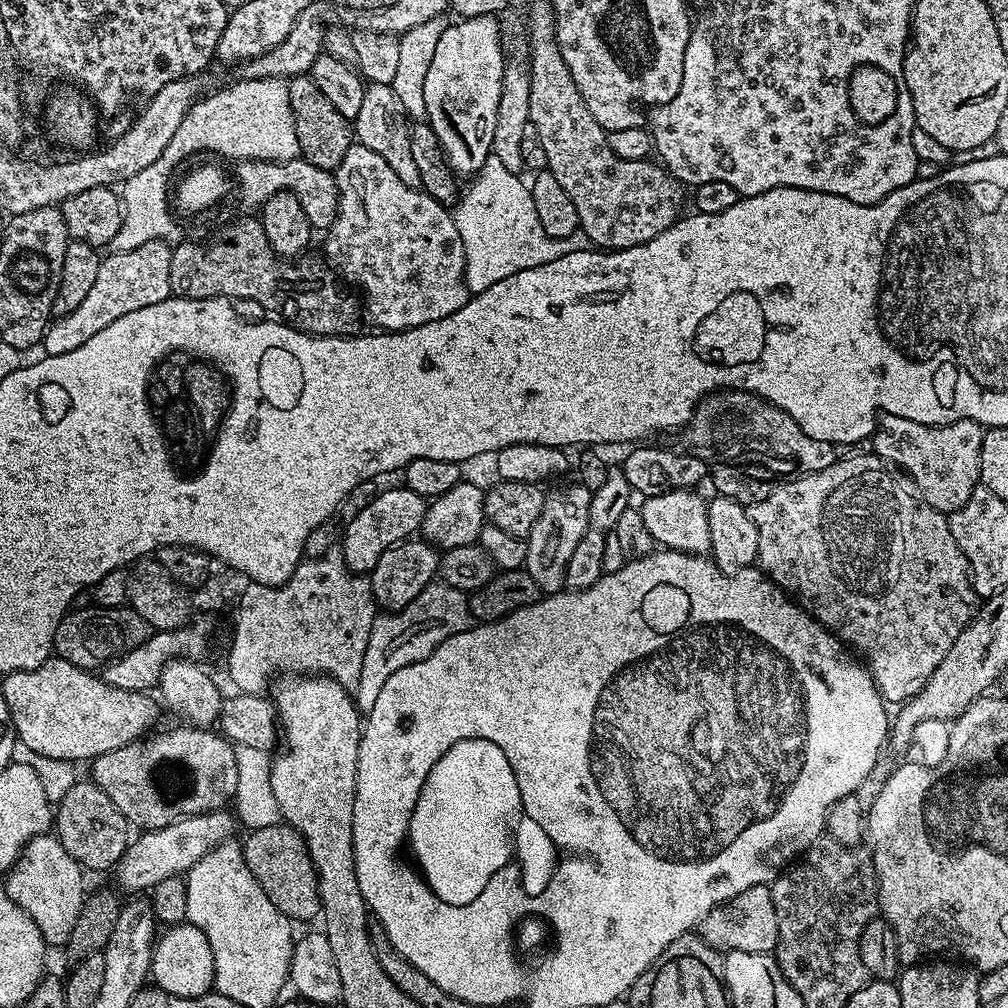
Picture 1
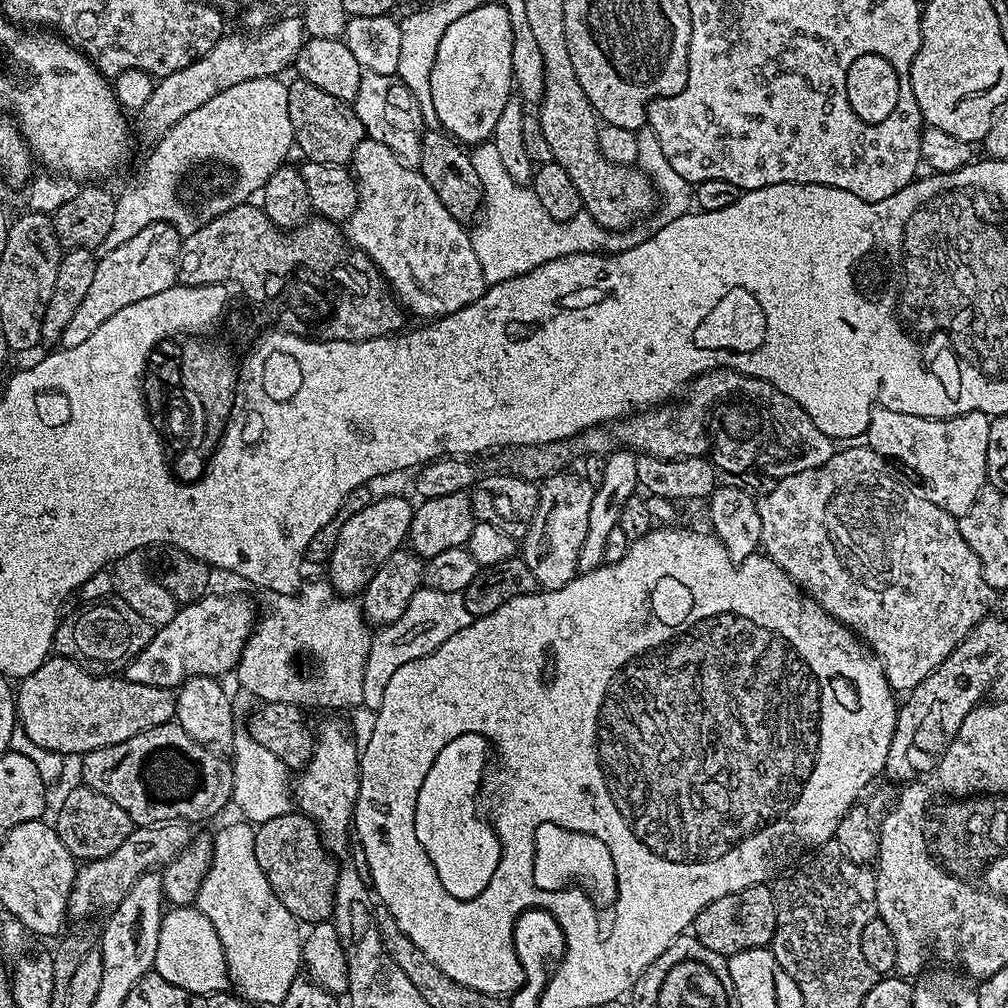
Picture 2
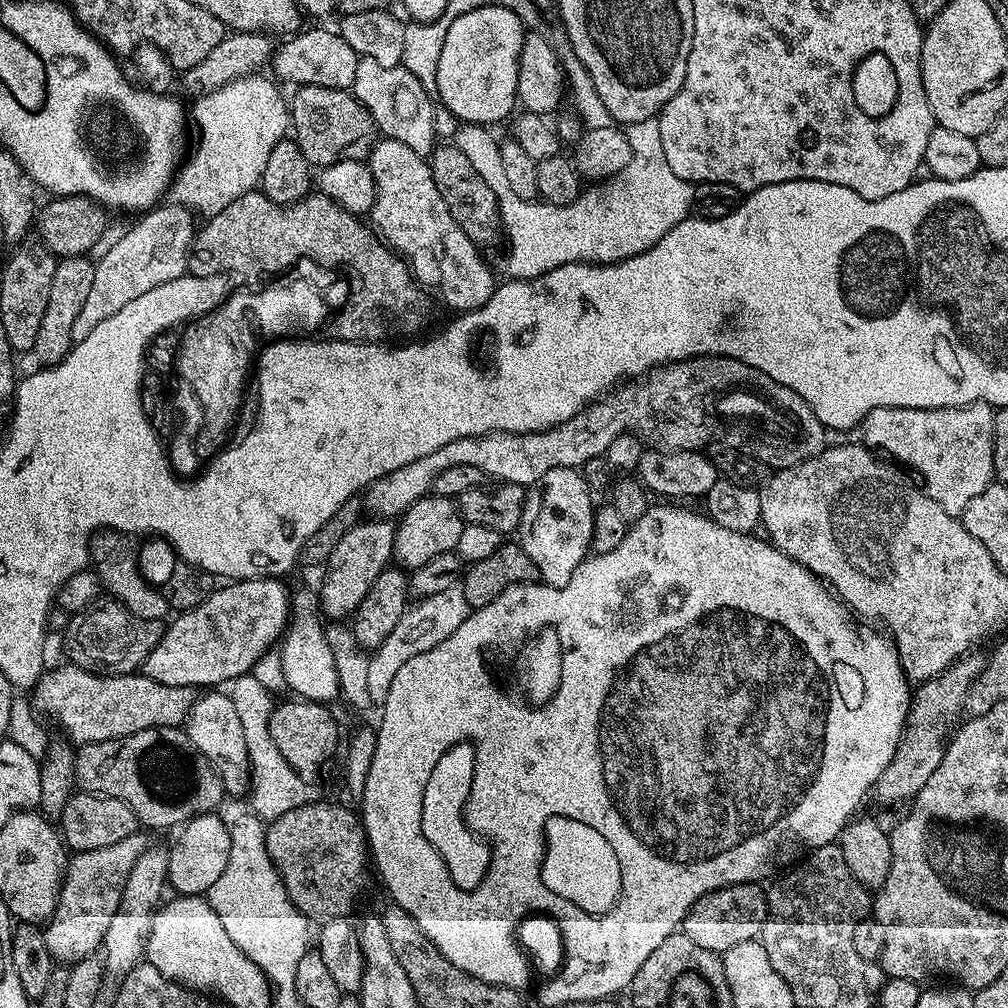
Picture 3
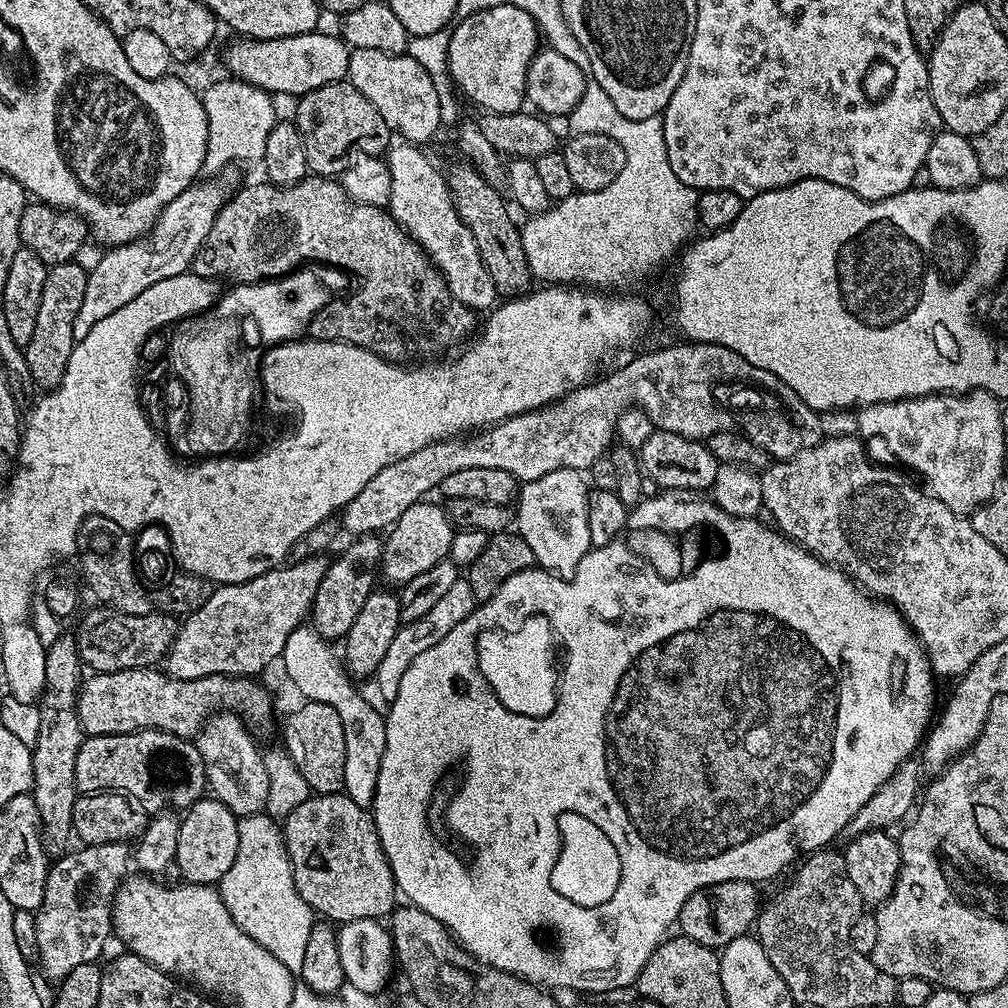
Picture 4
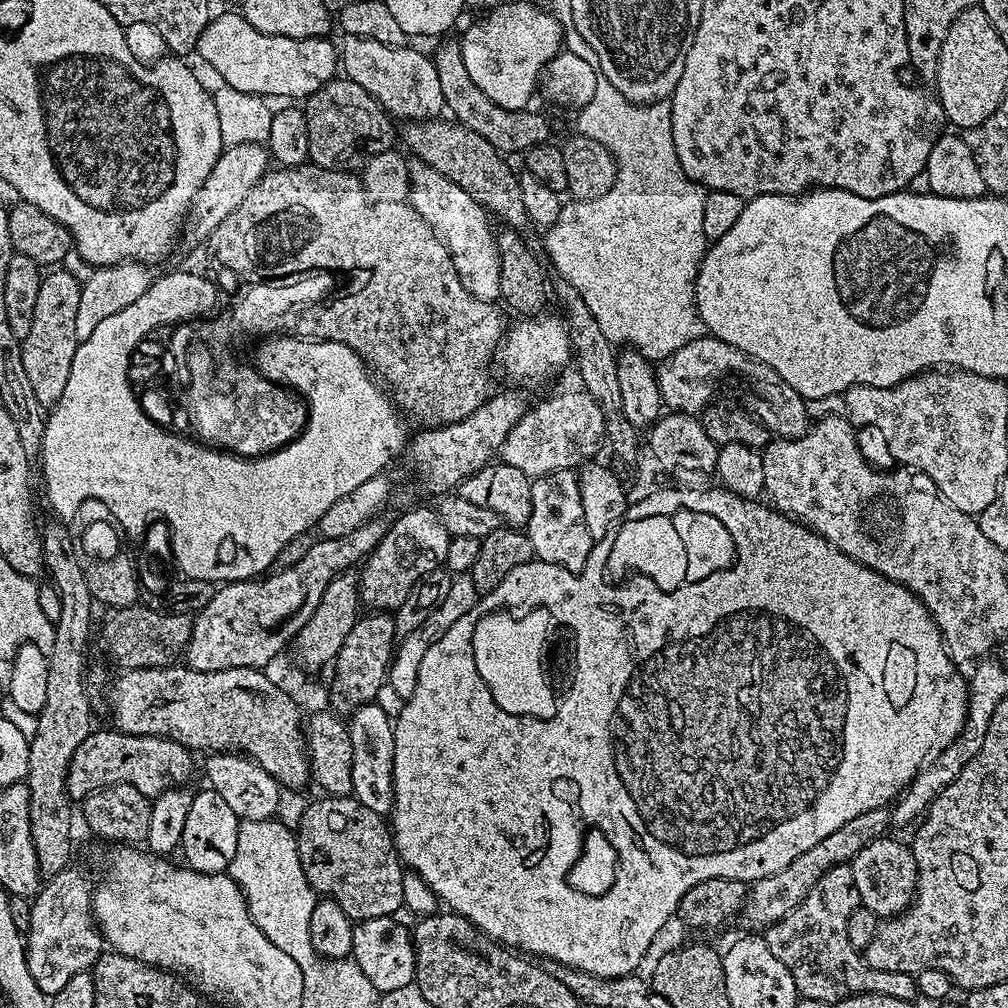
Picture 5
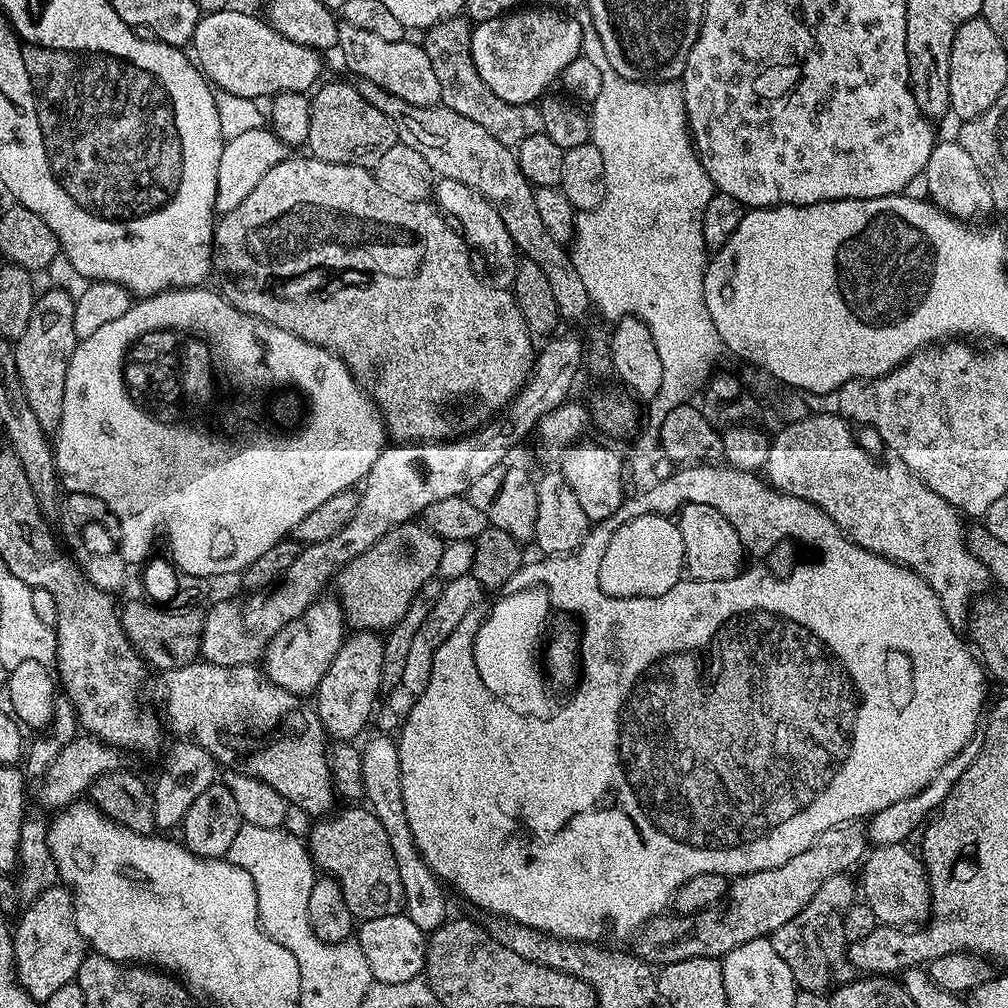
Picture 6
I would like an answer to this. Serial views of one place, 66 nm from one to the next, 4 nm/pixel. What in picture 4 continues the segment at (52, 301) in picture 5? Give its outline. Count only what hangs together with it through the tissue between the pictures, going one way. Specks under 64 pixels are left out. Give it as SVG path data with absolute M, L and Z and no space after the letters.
M75 260L53 264L48 269L46 286L42 286L42 303L38 306L38 319L36 325L34 325L34 334L30 338L30 342L23 345L26 366L30 370L33 381L37 385L41 384L41 389L51 390L55 388L60 383L66 366L70 362L72 346L76 343L74 338L74 318L78 318L78 310L82 306L82 297L86 294L88 274L86 270L82 270L82 266L76 264Z

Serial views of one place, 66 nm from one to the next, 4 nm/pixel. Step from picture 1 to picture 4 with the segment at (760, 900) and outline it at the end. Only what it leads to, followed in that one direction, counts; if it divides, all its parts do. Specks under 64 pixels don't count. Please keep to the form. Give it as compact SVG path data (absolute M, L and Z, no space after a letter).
M727 880L698 890L686 898L678 917L678 928L694 942L713 950L723 950L734 938L747 936L761 913L760 892L751 880Z

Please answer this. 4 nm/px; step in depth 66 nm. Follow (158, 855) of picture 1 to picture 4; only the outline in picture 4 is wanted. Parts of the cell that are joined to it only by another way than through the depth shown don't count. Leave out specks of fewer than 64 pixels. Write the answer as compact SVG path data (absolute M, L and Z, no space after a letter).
M90 844L87 846L77 847L77 852L73 850L65 851L64 855L53 859L48 869L48 877L46 878L46 890L44 891L44 897L40 903L40 907L36 909L36 928L37 928L37 952L36 956L40 964L44 967L44 972L49 976L53 982L59 982L64 979L65 976L70 974L70 970L74 970L74 966L82 966L83 964L97 963L101 958L100 955L104 952L104 947L108 944L108 936L113 935L112 930L112 900L116 896L116 891L120 888L122 881L129 875L130 869L130 848L128 844Z

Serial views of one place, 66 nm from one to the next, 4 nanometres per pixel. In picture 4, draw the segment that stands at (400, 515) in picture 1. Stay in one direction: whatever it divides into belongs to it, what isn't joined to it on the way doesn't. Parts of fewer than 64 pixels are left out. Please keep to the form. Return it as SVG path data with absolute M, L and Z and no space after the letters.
M360 535L351 541L353 544L341 554L337 560L333 559L328 565L322 582L318 582L318 594L312 603L310 613L310 624L316 632L326 641L335 642L347 636L350 626L354 626L354 618L358 618L358 610L366 602L366 598L377 587L378 569L380 567L380 554L382 551L382 540L379 535Z

